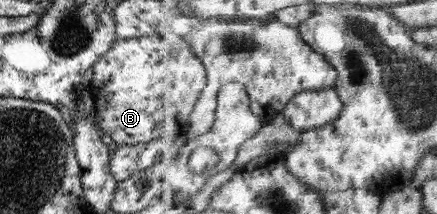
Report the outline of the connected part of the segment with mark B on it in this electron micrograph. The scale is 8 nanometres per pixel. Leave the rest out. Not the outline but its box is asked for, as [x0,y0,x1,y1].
[85,33,208,146]

